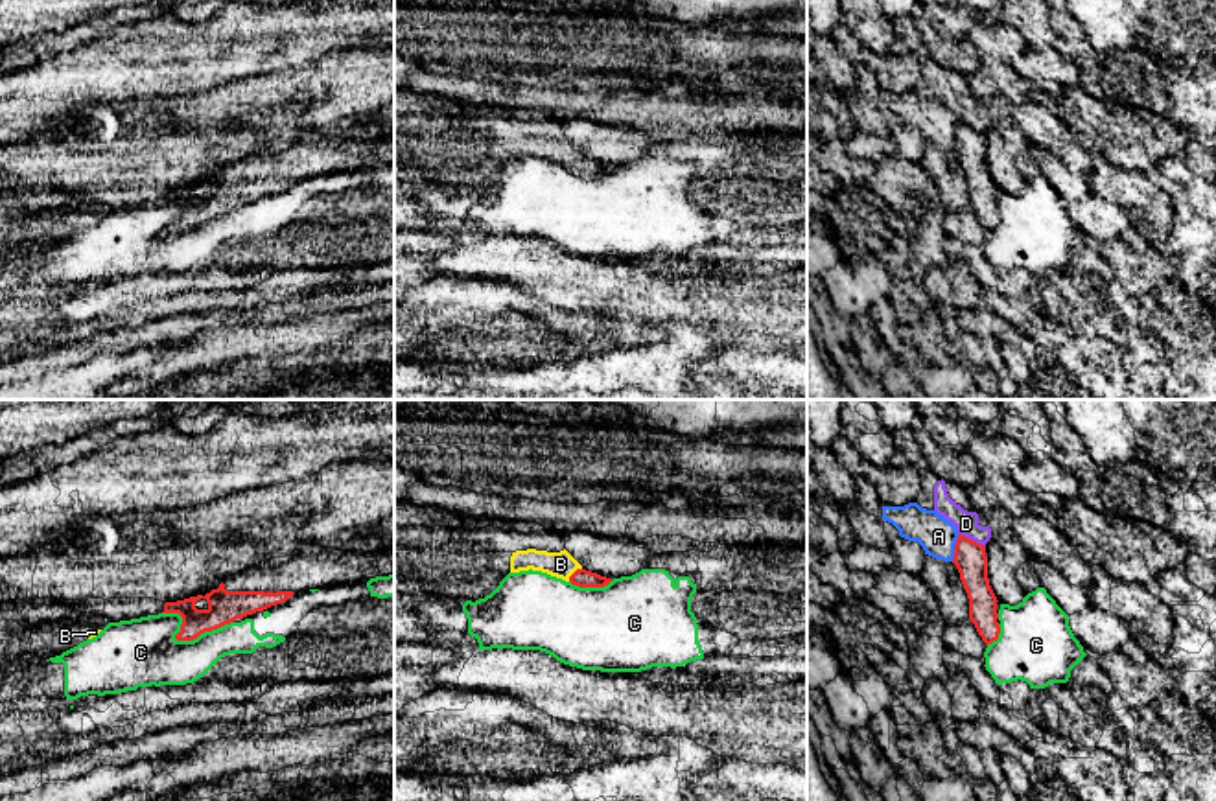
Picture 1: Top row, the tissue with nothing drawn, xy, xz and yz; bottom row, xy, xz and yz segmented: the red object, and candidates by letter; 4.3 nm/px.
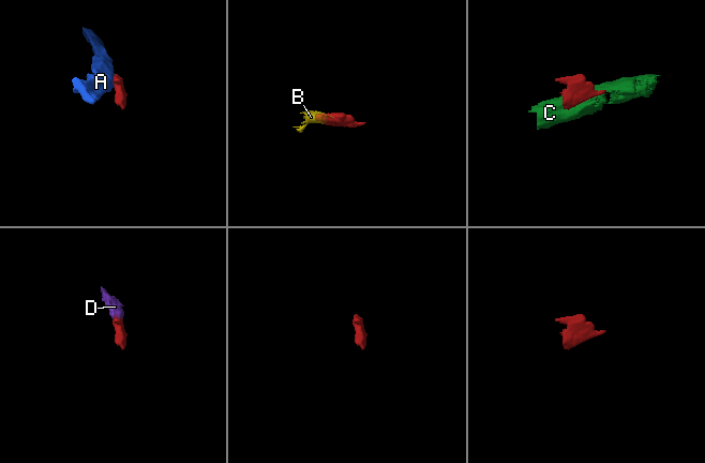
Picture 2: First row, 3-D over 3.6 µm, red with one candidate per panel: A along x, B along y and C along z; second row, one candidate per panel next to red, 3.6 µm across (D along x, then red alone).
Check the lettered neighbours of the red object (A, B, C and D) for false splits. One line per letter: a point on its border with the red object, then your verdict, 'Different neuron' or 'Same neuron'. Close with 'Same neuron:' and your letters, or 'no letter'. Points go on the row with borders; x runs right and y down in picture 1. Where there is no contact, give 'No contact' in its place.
A: Touches red at yz (955, 547). Different neuron
B: Touches red at xz (573, 573). Same neuron
C: Touches red at xy (185, 639). Different neuron
D: Touches red at yz (971, 540). Different neuron
Same neuron: B

